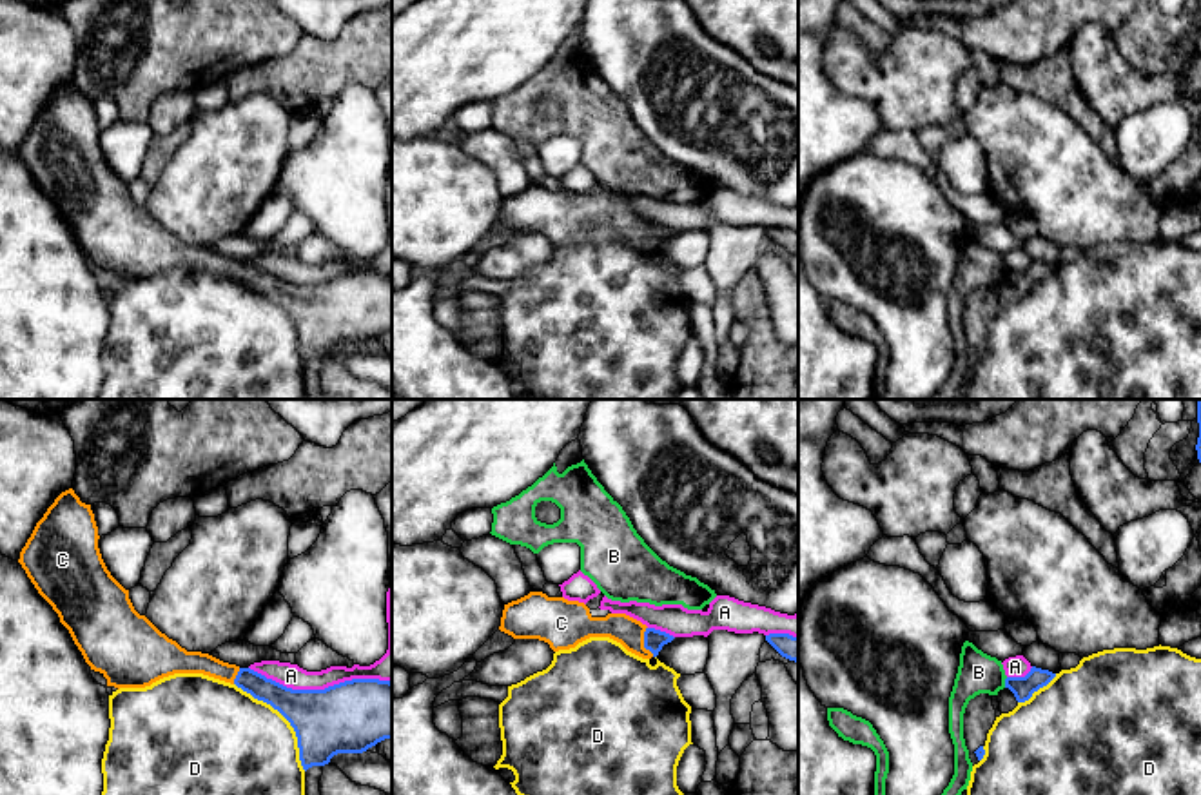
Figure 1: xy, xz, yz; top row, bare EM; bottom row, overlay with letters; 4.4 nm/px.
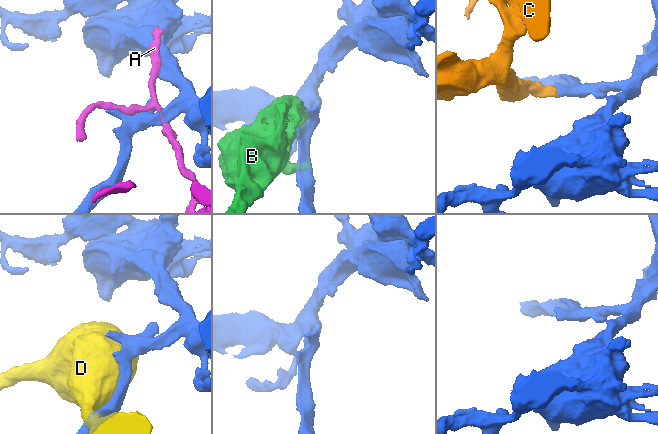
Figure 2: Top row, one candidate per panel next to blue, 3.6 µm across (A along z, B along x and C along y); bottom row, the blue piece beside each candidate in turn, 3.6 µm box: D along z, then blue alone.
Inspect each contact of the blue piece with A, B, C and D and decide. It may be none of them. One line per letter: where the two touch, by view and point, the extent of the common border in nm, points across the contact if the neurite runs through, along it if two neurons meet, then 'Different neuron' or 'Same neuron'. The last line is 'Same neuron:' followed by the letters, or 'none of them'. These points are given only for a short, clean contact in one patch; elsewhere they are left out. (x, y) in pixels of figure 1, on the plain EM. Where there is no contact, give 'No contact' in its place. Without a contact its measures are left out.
A: Touches blue at xy (320, 284). Shared border 650 nm. Different neuron
B: Touches blue at yz (1005, 276). Shared border 50 nm. Different neuron
C: Touches blue at xz (644, 235). Shared border 140 nm. Path across: xz (654, 233), (644, 235), (623, 222). Same neuron
D: Touches blue at xy (285, 311). Shared border 500 nm. Different neuron
Same neuron: C

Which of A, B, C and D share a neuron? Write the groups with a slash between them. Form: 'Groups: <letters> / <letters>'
Groups: A / B / C / D

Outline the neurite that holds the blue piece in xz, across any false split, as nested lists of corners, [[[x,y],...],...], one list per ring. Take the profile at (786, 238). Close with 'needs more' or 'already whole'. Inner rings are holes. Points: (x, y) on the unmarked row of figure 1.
[[[769,227],[766,234],[786,252],[798,256],[798,231],[789,227]]]; already whole

